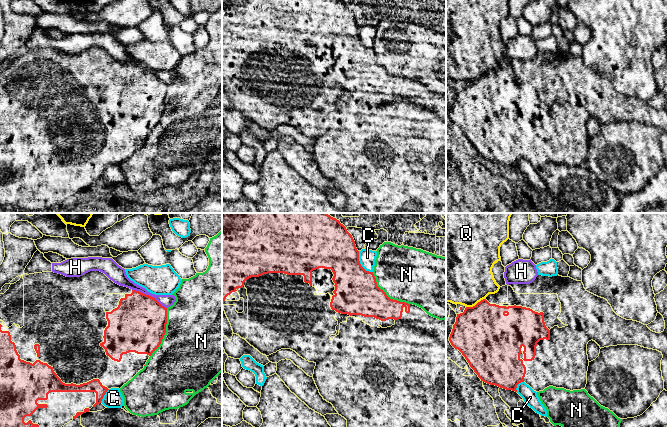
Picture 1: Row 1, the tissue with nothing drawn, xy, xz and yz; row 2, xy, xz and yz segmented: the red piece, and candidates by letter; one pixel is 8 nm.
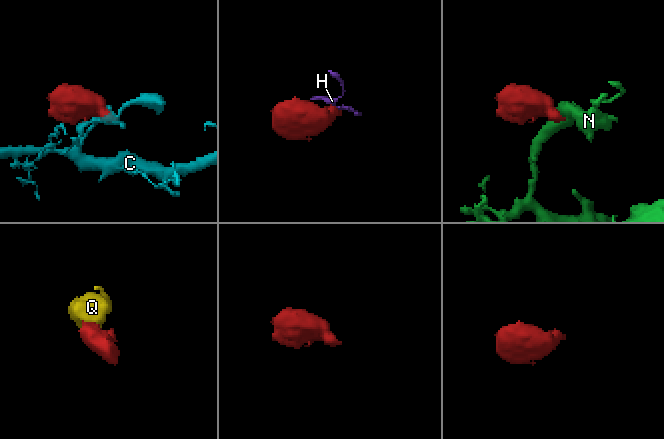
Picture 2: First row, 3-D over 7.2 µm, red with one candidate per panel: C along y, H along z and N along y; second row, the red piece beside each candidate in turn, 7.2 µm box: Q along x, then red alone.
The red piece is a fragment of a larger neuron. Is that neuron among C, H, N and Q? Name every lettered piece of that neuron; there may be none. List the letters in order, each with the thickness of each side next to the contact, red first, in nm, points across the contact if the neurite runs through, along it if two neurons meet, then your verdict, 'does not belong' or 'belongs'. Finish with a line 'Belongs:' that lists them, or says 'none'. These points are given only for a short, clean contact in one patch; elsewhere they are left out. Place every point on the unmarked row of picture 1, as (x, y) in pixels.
C: 360 nm thick on the red side, 130 nm on the other; does not belong
H: 440 nm thick on the red side, 100 nm on the other; does not belong
N: 440 nm thick on the red side, 500 nm on the other; does not belong
Q: 480 nm thick on the red side, 460 nm on the other; does not belong
Belongs: none

